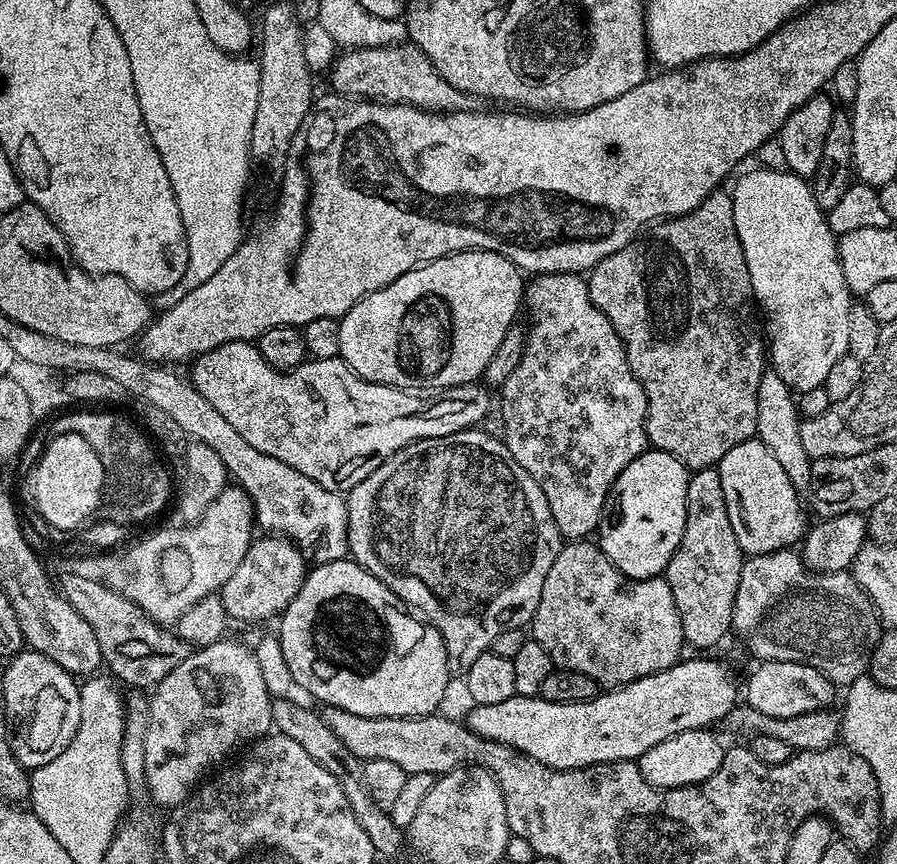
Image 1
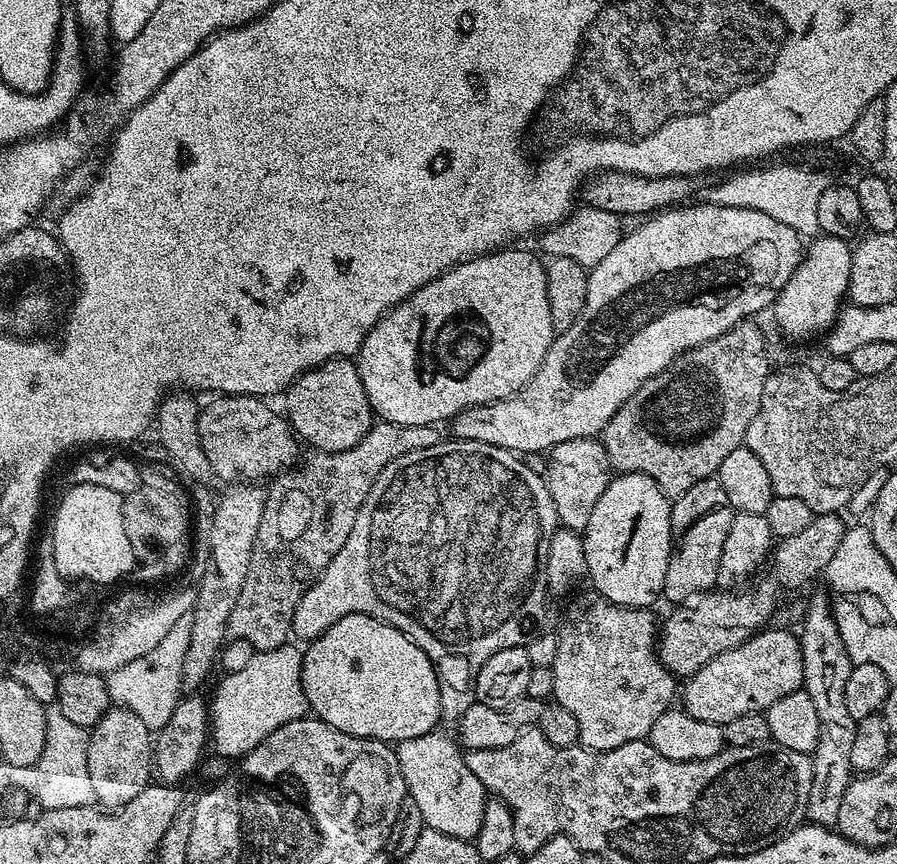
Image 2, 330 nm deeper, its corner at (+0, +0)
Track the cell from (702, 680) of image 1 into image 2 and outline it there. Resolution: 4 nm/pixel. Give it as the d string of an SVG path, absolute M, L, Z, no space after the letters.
M771 628L757 632L737 648L728 648L724 652L719 652L706 662L706 666L702 666L702 670L687 677L685 684L688 685L685 688L683 685L682 688L684 711L702 722L722 725L730 722L730 718L739 718L741 714L767 713L768 708L774 706L774 702L778 702L778 698L786 698L786 694L801 691L804 686L804 675L802 674L802 650L797 633L787 632L784 628Z

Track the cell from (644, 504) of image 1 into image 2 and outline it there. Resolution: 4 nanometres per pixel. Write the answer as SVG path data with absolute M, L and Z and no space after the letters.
M621 472L613 475L606 486L602 498L594 505L594 514L582 534L587 579L592 579L591 587L610 602L627 608L653 607L652 603L661 599L666 582L666 566L672 553L672 505L673 501L646 474Z

